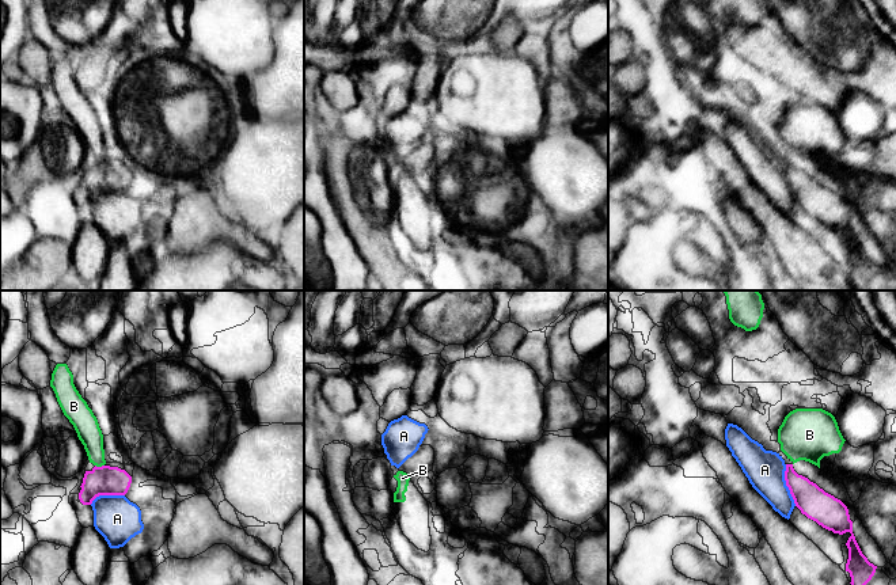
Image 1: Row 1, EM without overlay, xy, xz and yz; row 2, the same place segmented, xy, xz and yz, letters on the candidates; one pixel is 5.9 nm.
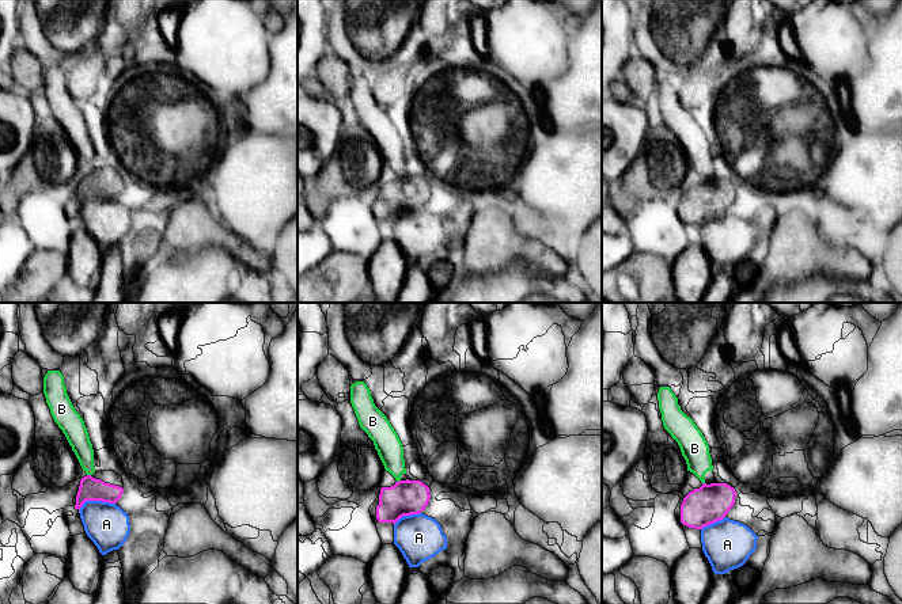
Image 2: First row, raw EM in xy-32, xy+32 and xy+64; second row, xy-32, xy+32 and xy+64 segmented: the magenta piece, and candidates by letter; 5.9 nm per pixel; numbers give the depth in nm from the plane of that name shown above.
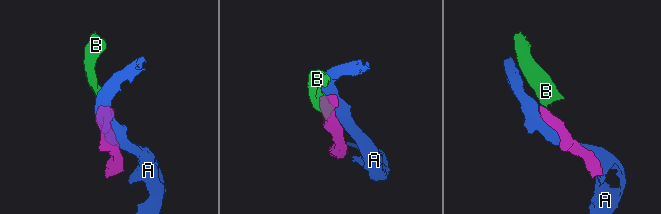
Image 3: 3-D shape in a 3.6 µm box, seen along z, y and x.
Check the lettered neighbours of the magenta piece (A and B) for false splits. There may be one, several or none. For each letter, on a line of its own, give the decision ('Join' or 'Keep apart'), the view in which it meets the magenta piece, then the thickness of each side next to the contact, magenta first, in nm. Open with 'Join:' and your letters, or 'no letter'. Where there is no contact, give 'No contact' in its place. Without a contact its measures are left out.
Join: no letter
A: Keep apart. Touches magenta in yz. Thickness 190 nm (magenta) against 220 nm
B: Keep apart. Touches magenta in xy. Thickness 180 nm (magenta) against 140 nm

